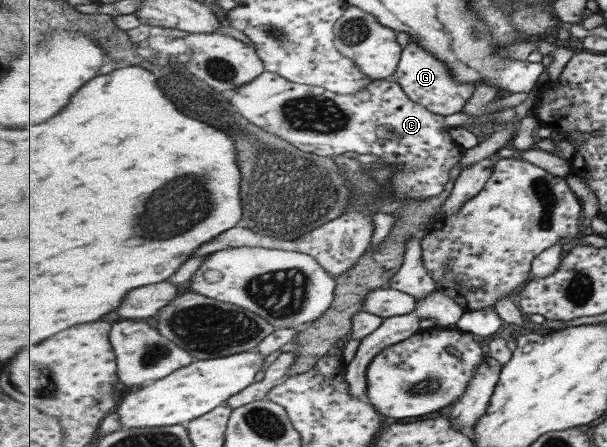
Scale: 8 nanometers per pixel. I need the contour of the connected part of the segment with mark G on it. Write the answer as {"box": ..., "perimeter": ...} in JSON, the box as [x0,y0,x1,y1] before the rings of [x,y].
{"box":[389,40,476,116],"perimeter":[[[410,40],[409,44],[404,48],[402,58],[397,71],[389,78],[401,84],[406,94],[419,105],[427,107],[429,111],[433,111],[440,116],[453,115],[459,113],[465,108],[465,104],[469,102],[469,98],[475,93],[476,83],[461,83],[455,81],[449,67],[439,61],[435,55],[425,51],[417,41]]]}

